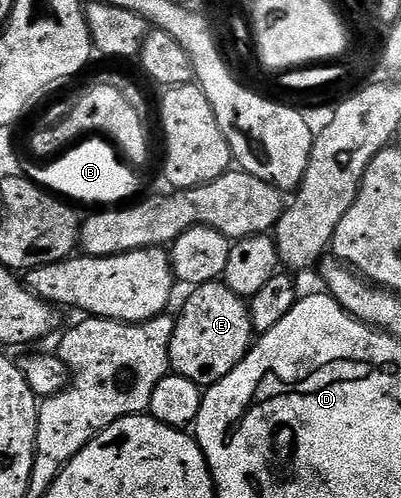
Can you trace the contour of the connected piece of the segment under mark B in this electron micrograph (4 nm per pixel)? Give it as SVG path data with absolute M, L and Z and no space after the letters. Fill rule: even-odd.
M103 138L84 139L82 142L68 147L62 155L55 159L47 162L52 162L52 164L37 169L33 173L33 179L44 189L50 190L60 197L70 198L72 201L88 200L89 203L95 204L91 206L115 206L131 198L126 198L126 196L133 195L135 187L139 184L138 178L130 172L132 169L124 163L120 153ZM67 196L72 196L72 198Z

